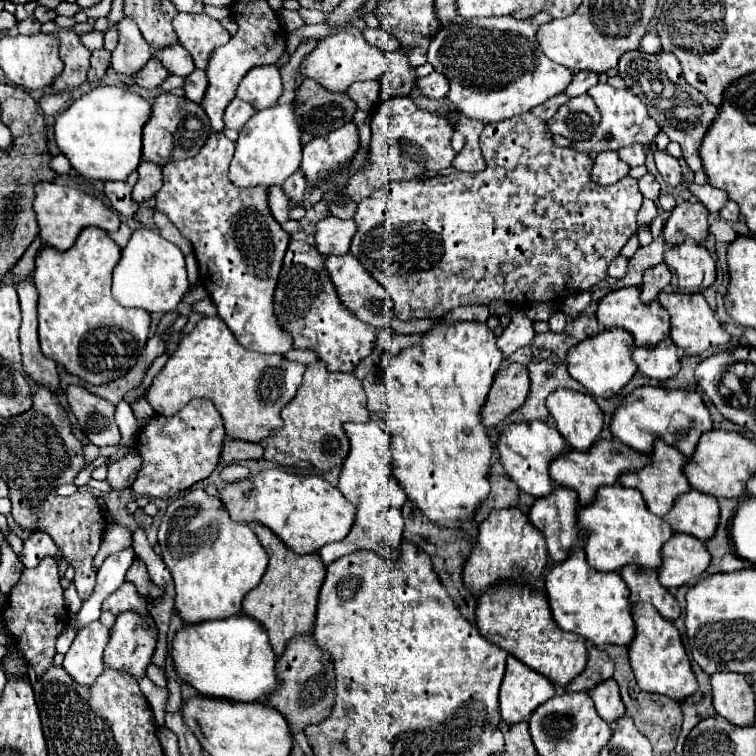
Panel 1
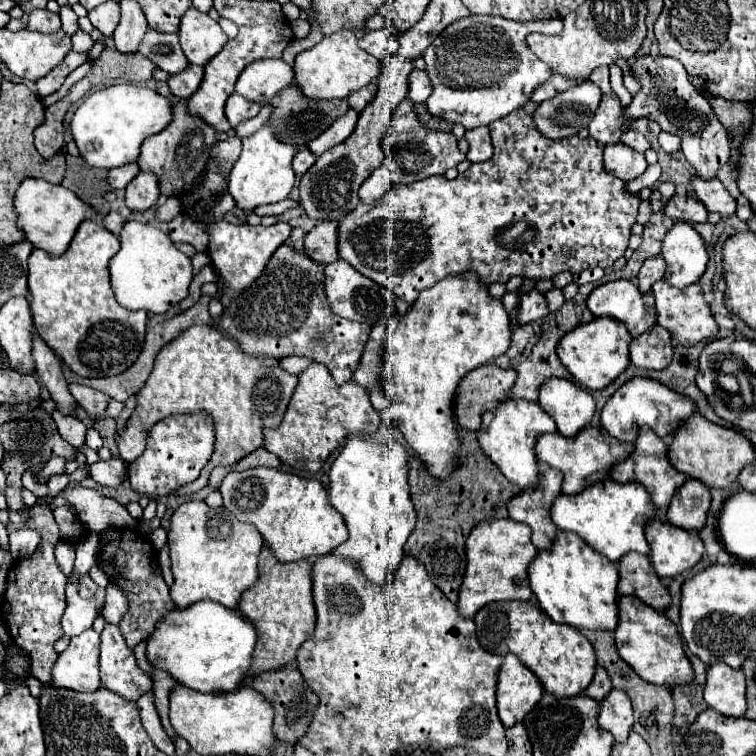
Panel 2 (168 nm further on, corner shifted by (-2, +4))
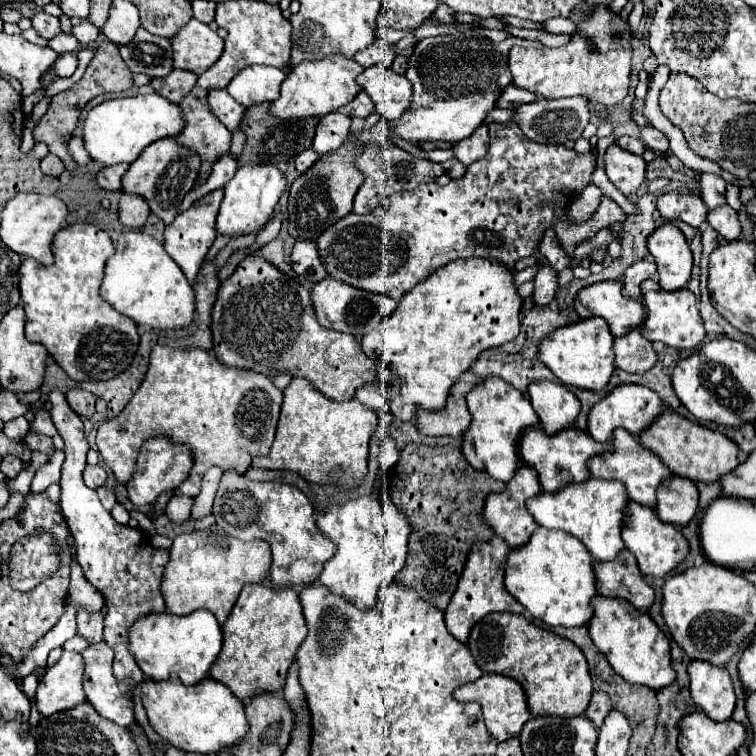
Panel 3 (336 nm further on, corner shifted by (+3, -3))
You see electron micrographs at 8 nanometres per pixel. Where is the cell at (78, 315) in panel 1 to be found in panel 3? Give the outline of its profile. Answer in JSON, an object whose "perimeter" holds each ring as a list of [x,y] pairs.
{"perimeter":[[[71,224],[57,232],[53,240],[53,266],[43,266],[33,258],[25,258],[19,268],[19,290],[21,300],[25,308],[25,336],[31,342],[39,342],[47,348],[47,352],[53,356],[53,360],[67,372],[69,378],[75,382],[87,382],[87,380],[111,380],[113,376],[121,374],[125,368],[129,368],[133,354],[137,352],[139,334],[137,324],[113,310],[101,296],[99,286],[103,282],[103,268],[109,256],[113,256],[115,248],[107,232],[99,230],[93,224]]]}

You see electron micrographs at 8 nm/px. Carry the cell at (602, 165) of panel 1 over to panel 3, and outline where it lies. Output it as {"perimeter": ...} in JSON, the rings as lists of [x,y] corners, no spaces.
{"perimeter":[[[617,144],[609,146],[605,156],[605,174],[615,184],[617,190],[621,190],[625,196],[639,190],[639,186],[645,180],[645,160],[641,156],[635,156]]]}

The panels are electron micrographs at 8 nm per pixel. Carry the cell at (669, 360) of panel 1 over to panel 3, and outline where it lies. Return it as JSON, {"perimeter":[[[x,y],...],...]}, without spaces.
{"perimeter":[[[639,328],[631,330],[627,336],[615,338],[613,350],[615,366],[625,372],[641,374],[657,364],[657,352],[653,350],[653,344],[641,336]]]}

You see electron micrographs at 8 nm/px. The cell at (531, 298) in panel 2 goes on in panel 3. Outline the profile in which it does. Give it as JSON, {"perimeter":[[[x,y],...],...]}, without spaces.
{"perimeter":[[[547,266],[543,270],[537,272],[535,276],[535,288],[533,288],[533,304],[535,306],[545,306],[553,300],[555,292],[557,292],[557,274]]]}

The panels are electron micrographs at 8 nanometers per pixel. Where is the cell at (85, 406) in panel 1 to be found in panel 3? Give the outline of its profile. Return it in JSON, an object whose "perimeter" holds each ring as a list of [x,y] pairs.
{"perimeter":[[[73,388],[73,390],[69,390],[65,396],[67,396],[69,406],[71,406],[79,416],[89,418],[89,416],[95,414],[95,396],[93,396],[91,392],[81,390],[81,388]]]}

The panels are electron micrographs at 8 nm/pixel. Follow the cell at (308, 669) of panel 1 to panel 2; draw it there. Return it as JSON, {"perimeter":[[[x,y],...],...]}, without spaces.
{"perimeter":[[[278,669],[278,671],[266,671],[252,679],[252,687],[264,695],[266,701],[274,707],[274,735],[278,741],[286,743],[298,743],[298,739],[306,733],[308,725],[312,723],[312,715],[318,707],[318,697],[310,691],[310,687],[304,683],[298,669]]]}

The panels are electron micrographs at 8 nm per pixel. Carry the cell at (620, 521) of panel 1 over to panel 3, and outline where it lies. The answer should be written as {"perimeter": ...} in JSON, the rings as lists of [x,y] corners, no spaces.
{"perimeter":[[[587,480],[587,484],[569,484],[561,492],[541,492],[529,500],[529,512],[543,528],[563,530],[579,538],[595,560],[613,560],[625,548],[621,540],[621,524],[629,504],[625,484],[619,480]]]}

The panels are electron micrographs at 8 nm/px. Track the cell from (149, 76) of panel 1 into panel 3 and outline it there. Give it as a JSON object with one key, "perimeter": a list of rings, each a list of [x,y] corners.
{"perimeter":[[[103,42],[97,46],[97,54],[93,56],[93,60],[89,62],[83,78],[71,86],[69,90],[53,96],[51,104],[49,104],[49,110],[47,114],[41,118],[41,122],[35,126],[33,130],[33,138],[37,142],[45,142],[49,146],[49,152],[51,154],[57,154],[63,162],[65,162],[65,168],[67,170],[73,170],[77,168],[77,164],[73,162],[73,158],[67,154],[67,144],[71,140],[71,132],[75,130],[75,124],[77,124],[77,118],[79,118],[79,112],[81,108],[95,96],[99,94],[105,94],[105,92],[121,92],[121,90],[129,90],[133,86],[133,74],[129,72],[129,68],[125,68],[125,62],[121,60],[121,54],[119,54],[119,48],[113,44],[113,42]]]}

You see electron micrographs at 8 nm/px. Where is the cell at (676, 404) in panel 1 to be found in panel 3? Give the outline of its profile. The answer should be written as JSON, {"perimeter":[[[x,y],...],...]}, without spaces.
{"perimeter":[[[619,384],[609,396],[605,396],[599,404],[595,404],[591,408],[591,412],[589,412],[589,434],[597,442],[611,442],[615,428],[625,428],[631,434],[639,436],[641,432],[645,432],[655,422],[655,418],[663,410],[665,410],[665,404],[657,396],[657,392],[653,392],[645,386],[637,386],[637,384]]]}

